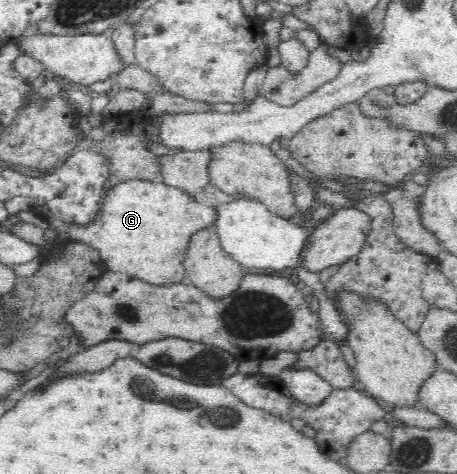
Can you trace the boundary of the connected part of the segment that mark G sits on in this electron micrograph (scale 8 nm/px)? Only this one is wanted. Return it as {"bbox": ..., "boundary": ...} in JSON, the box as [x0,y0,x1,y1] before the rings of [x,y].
{"bbox":[66,180,217,286],"boundary":[[[123,180],[109,188],[101,202],[101,213],[87,224],[71,224],[66,237],[93,248],[105,263],[107,271],[127,274],[157,286],[185,282],[183,261],[190,237],[199,229],[213,228],[217,217],[214,205],[201,203],[161,182]]]}

